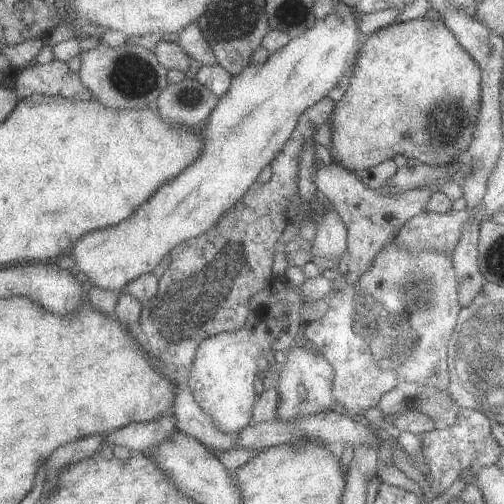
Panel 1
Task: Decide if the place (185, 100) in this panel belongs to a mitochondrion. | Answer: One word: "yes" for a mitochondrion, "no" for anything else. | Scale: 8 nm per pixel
yes

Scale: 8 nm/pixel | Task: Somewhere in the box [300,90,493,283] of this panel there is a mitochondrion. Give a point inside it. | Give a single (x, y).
(445, 122)

